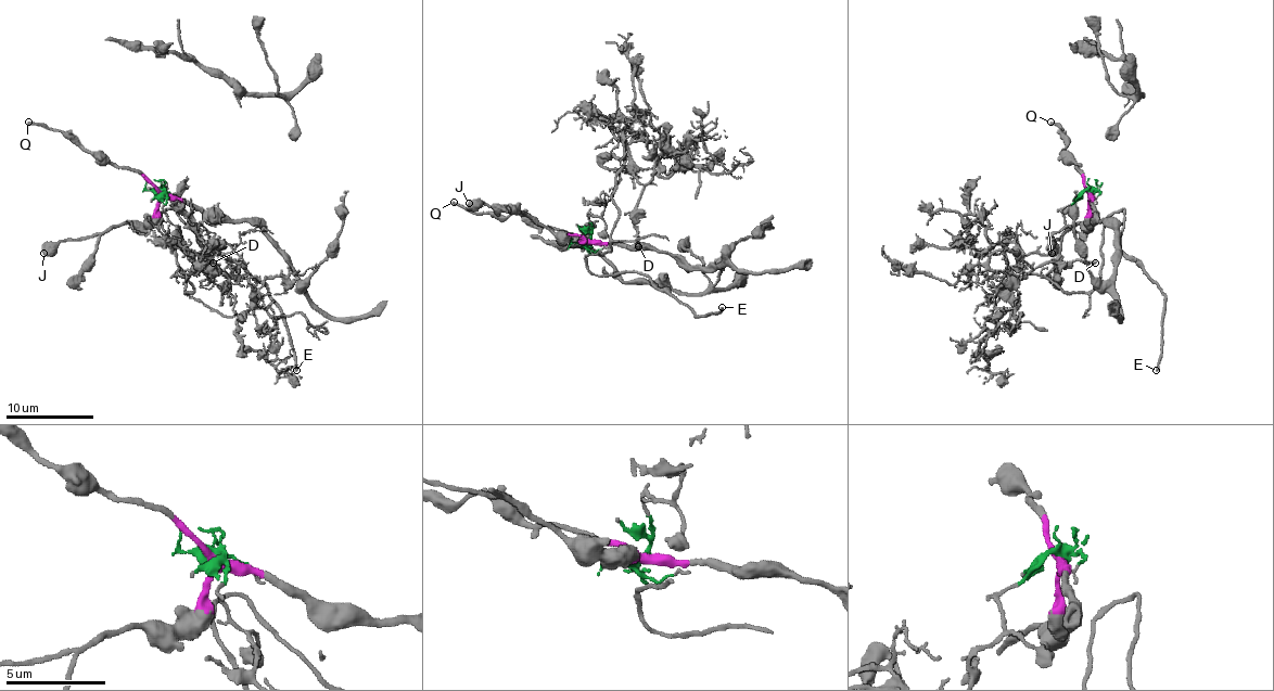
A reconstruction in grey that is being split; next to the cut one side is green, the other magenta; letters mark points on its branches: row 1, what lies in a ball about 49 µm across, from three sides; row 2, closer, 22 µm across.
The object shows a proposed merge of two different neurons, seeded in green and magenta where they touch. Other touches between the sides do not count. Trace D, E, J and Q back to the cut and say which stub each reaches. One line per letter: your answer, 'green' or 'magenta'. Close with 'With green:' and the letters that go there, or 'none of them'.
D: green
E: green
J: magenta
Q: magenta
With green: D, E

